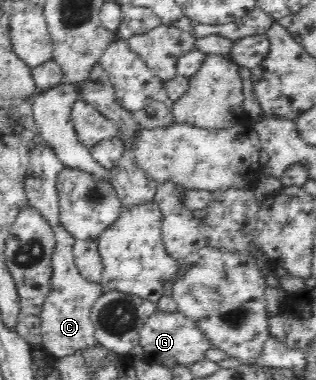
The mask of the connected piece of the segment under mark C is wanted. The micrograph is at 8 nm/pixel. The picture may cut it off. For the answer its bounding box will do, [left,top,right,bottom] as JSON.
[41,223,105,360]

